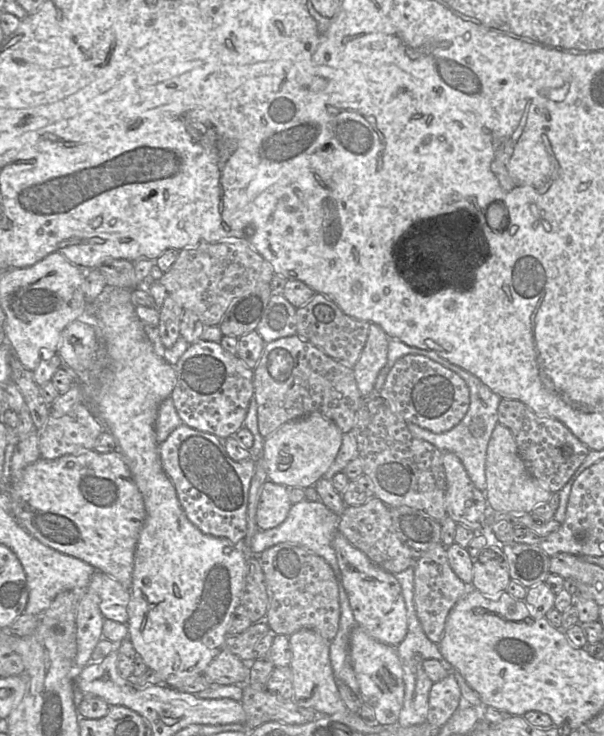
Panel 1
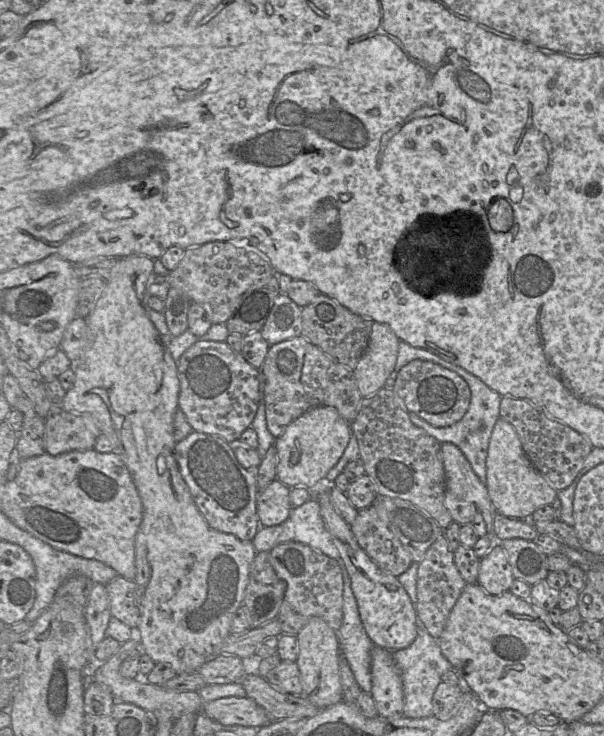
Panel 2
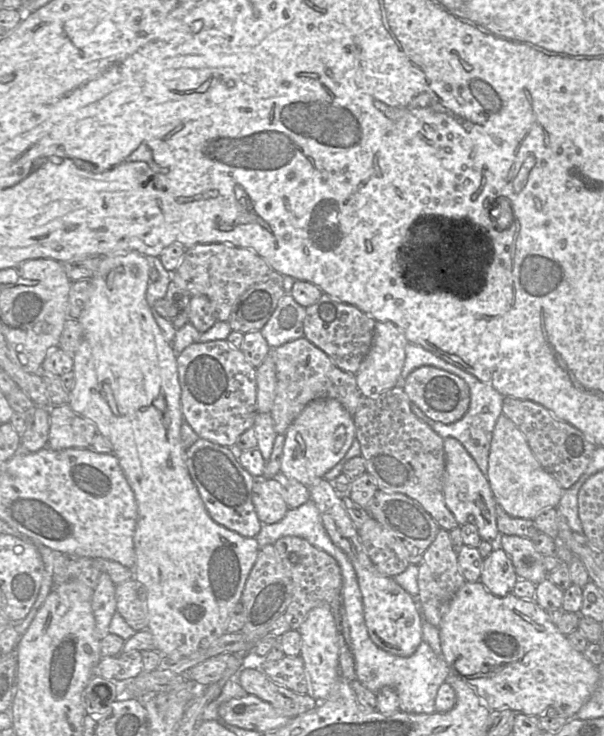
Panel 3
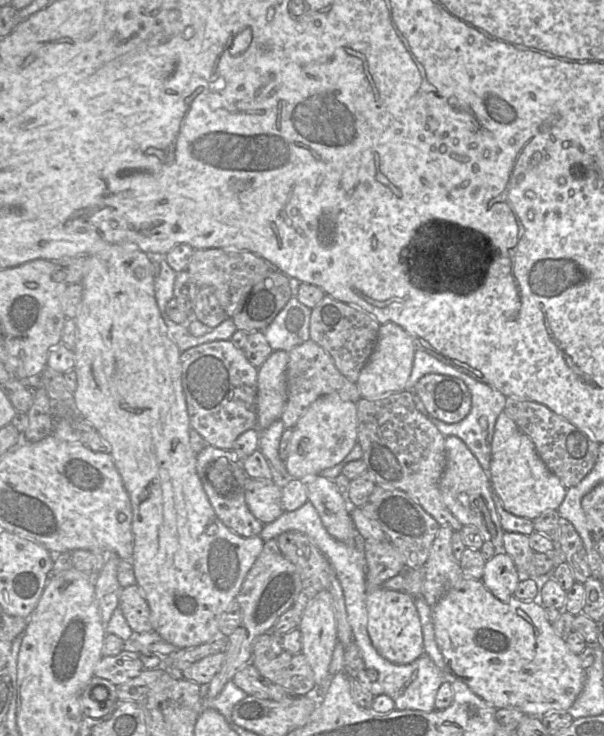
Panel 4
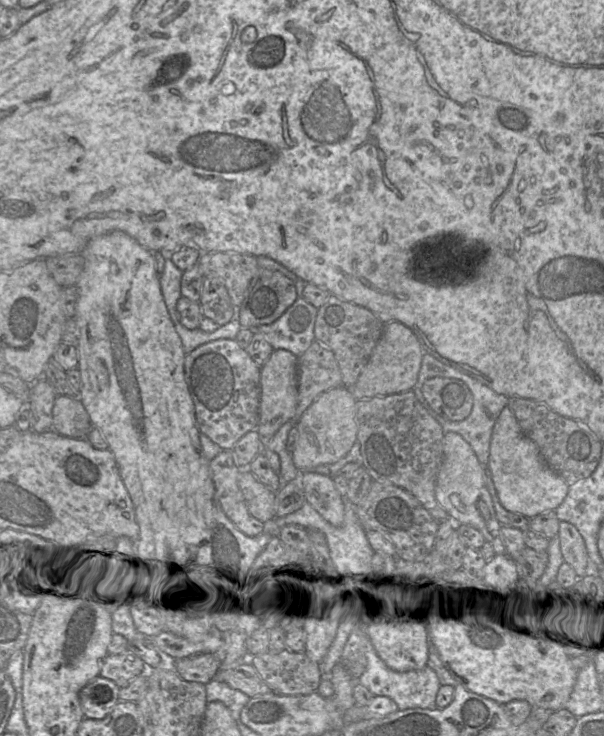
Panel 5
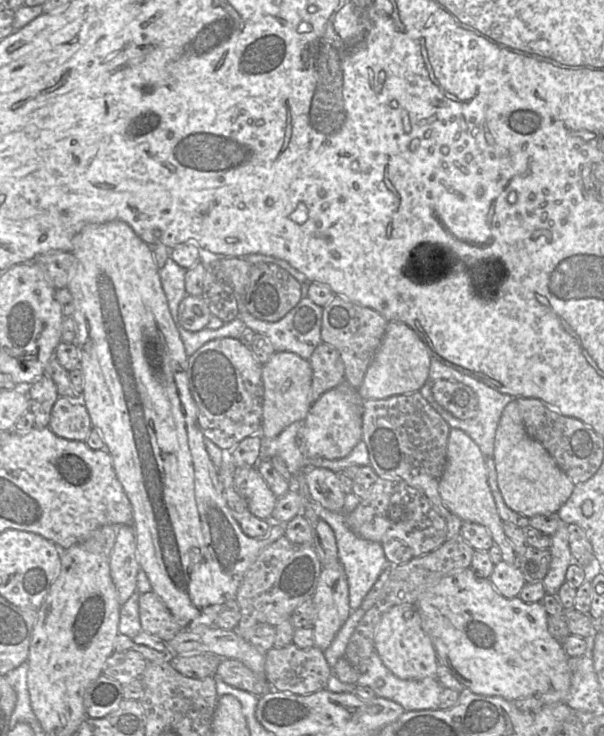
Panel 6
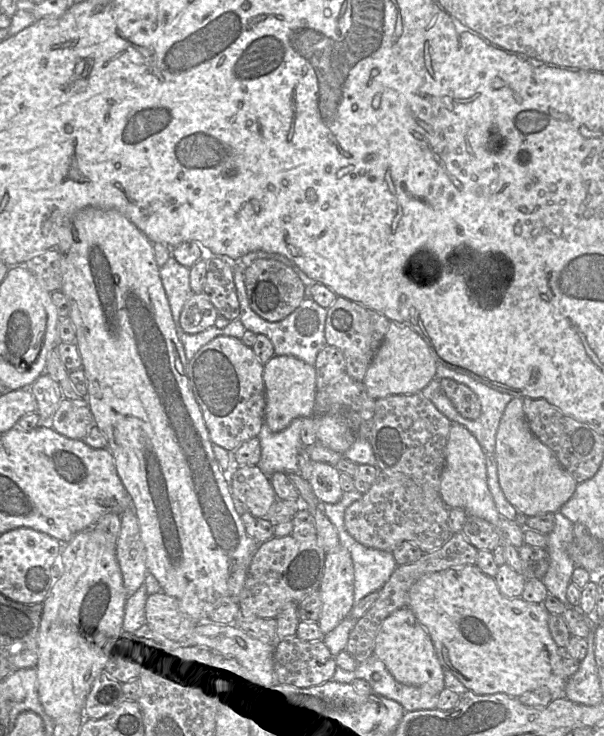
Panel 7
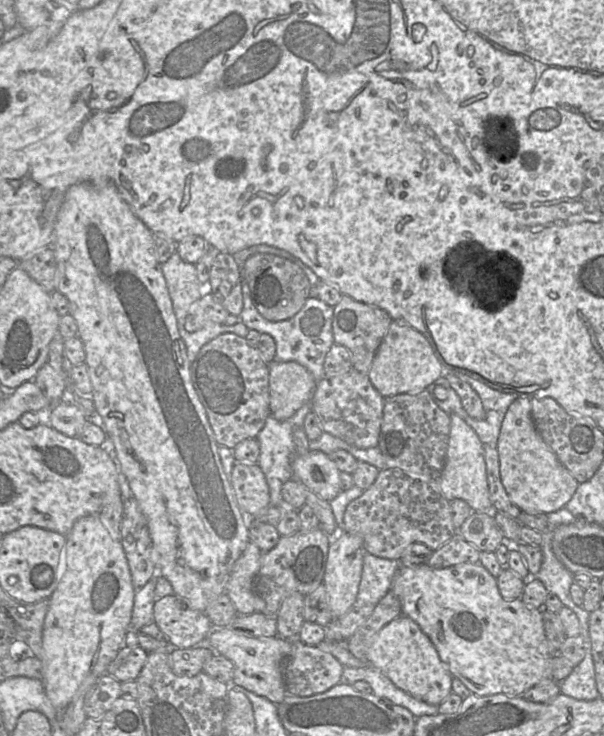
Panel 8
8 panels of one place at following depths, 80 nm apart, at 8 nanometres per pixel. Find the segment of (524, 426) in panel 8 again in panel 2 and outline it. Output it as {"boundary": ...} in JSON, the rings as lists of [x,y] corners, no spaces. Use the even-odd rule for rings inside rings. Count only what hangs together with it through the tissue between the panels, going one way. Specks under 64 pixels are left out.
{"boundary":[[[498,418],[489,440],[486,459],[486,487],[496,512],[517,519],[531,519],[533,512],[555,500],[558,491],[532,465],[514,427]]]}

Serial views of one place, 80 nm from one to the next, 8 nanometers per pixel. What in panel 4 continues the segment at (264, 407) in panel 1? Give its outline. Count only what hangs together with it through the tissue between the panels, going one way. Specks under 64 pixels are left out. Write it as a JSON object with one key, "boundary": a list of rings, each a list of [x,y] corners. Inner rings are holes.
{"boundary":[[[311,339],[293,347],[288,356],[287,400],[280,417],[286,429],[293,428],[307,408],[319,397],[337,393],[344,401],[357,403],[361,399],[357,385],[341,374],[335,367],[332,357]]]}

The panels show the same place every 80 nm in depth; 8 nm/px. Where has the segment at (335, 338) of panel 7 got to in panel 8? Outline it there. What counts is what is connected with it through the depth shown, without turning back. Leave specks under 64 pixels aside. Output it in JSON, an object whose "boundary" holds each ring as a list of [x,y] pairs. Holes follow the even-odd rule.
{"boundary":[[[342,295],[339,303],[333,307],[332,332],[334,343],[349,350],[352,369],[365,375],[369,372],[374,356],[391,322],[392,319],[383,309]]]}

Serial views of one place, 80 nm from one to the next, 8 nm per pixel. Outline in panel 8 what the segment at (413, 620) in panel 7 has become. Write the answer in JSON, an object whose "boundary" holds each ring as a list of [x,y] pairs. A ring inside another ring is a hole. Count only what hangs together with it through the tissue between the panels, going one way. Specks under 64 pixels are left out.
{"boundary":[[[401,614],[387,623],[375,636],[367,653],[367,662],[385,674],[398,688],[424,702],[440,705],[452,693],[452,678],[448,667],[420,626],[410,617]]]}

